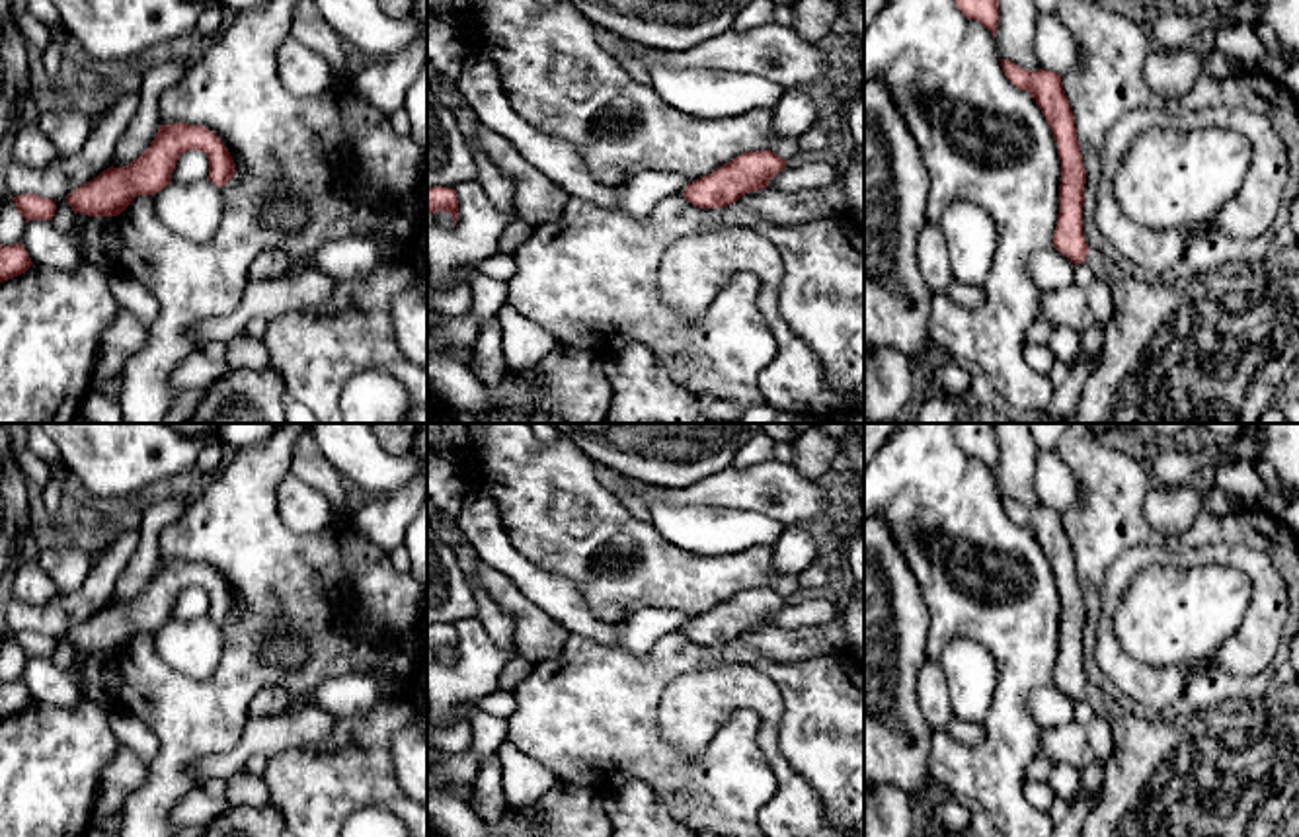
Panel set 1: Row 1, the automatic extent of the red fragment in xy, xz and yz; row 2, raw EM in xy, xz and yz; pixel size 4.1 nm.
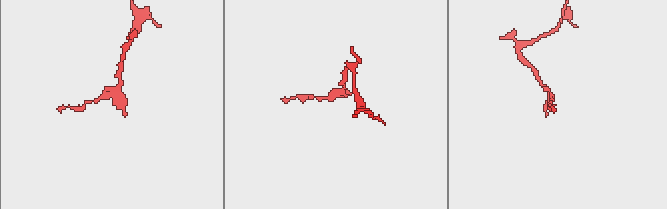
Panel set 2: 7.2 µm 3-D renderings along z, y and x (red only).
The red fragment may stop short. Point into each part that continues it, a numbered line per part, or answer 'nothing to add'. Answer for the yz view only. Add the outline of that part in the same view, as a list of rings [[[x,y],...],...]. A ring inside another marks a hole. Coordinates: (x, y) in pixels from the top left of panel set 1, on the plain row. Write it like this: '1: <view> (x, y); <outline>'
1: yz (1231, 769); [[[1274,679],[1266,687],[1266,693],[1260,700],[1233,700],[1174,718],[1135,718],[1092,685],[1088,685],[1086,702],[1098,716],[1104,716],[1108,720],[1114,737],[1114,753],[1112,759],[1106,763],[1106,782],[1102,788],[1102,796],[1086,814],[1081,837],[1278,837],[1279,825],[1283,821],[1283,810],[1299,792],[1299,679],[1289,685]]]

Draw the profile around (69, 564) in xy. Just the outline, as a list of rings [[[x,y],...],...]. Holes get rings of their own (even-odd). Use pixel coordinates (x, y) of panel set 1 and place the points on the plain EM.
[[[74,542],[41,550],[37,560],[60,593],[78,589],[94,562],[94,558]]]

